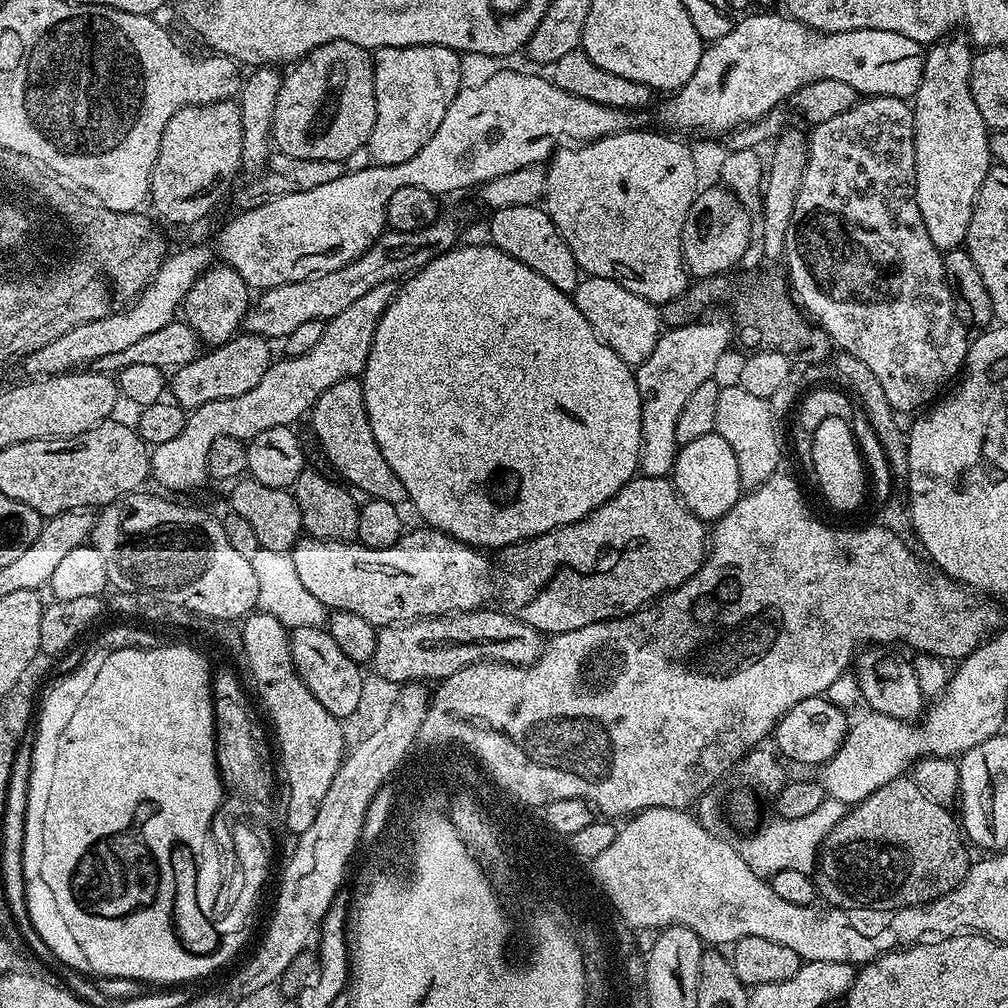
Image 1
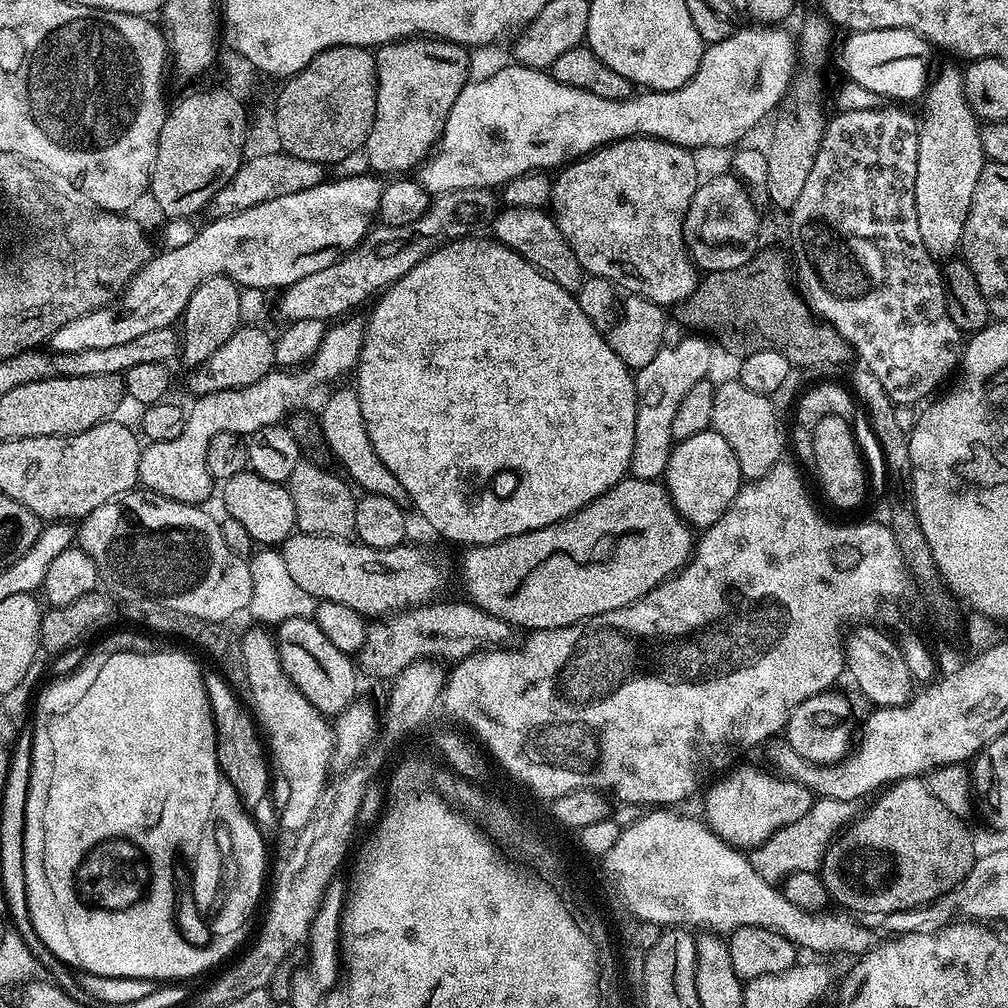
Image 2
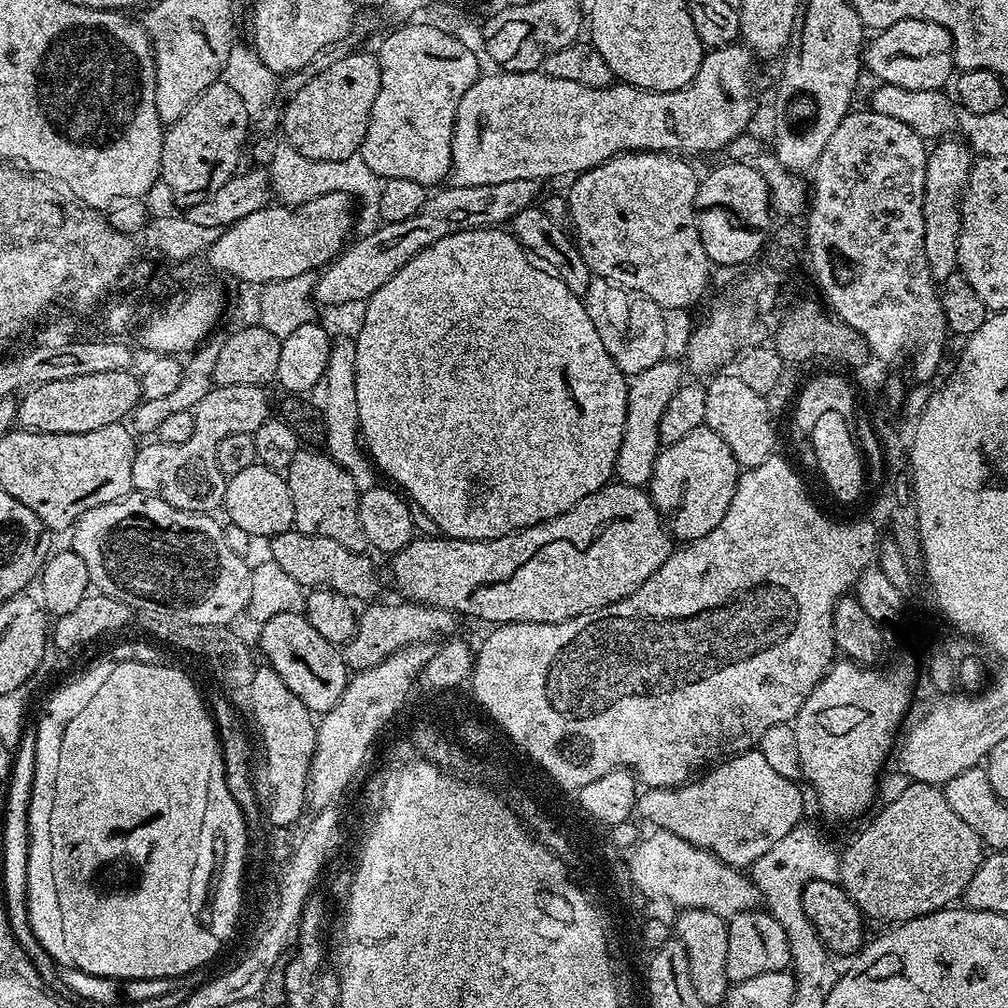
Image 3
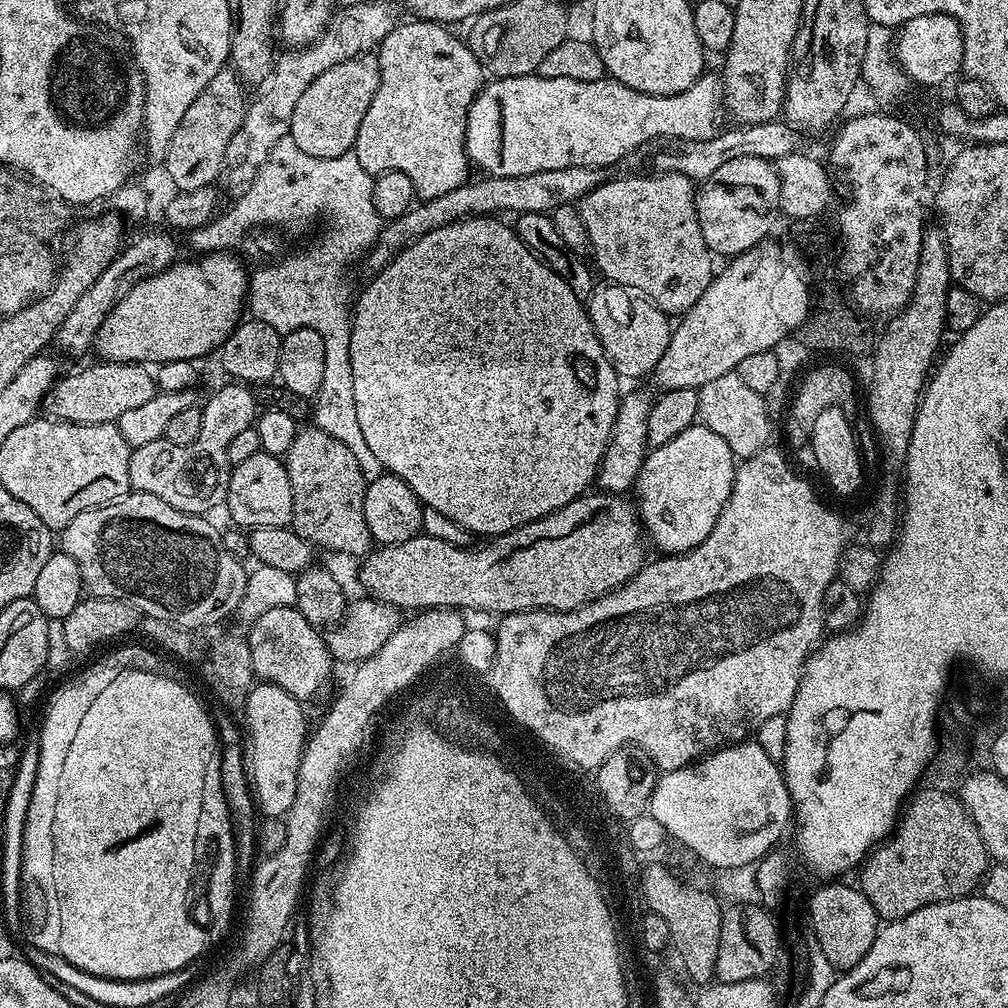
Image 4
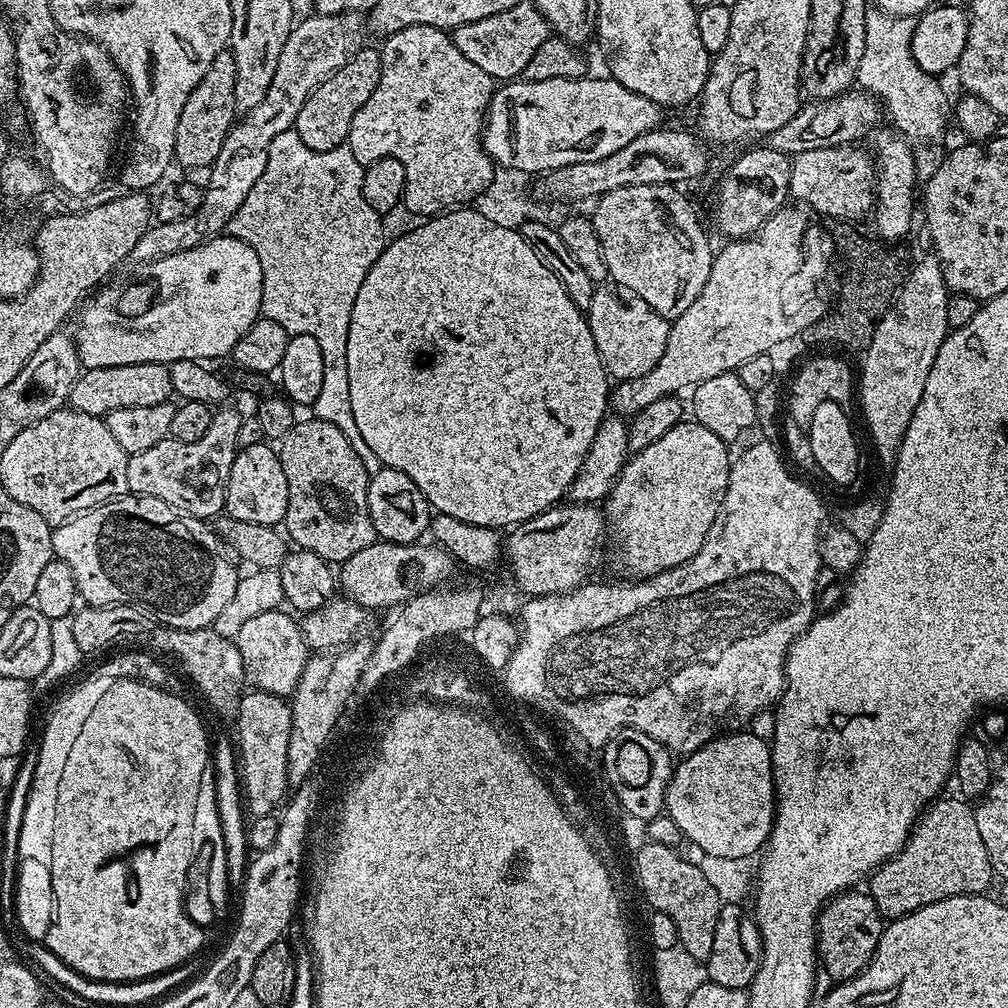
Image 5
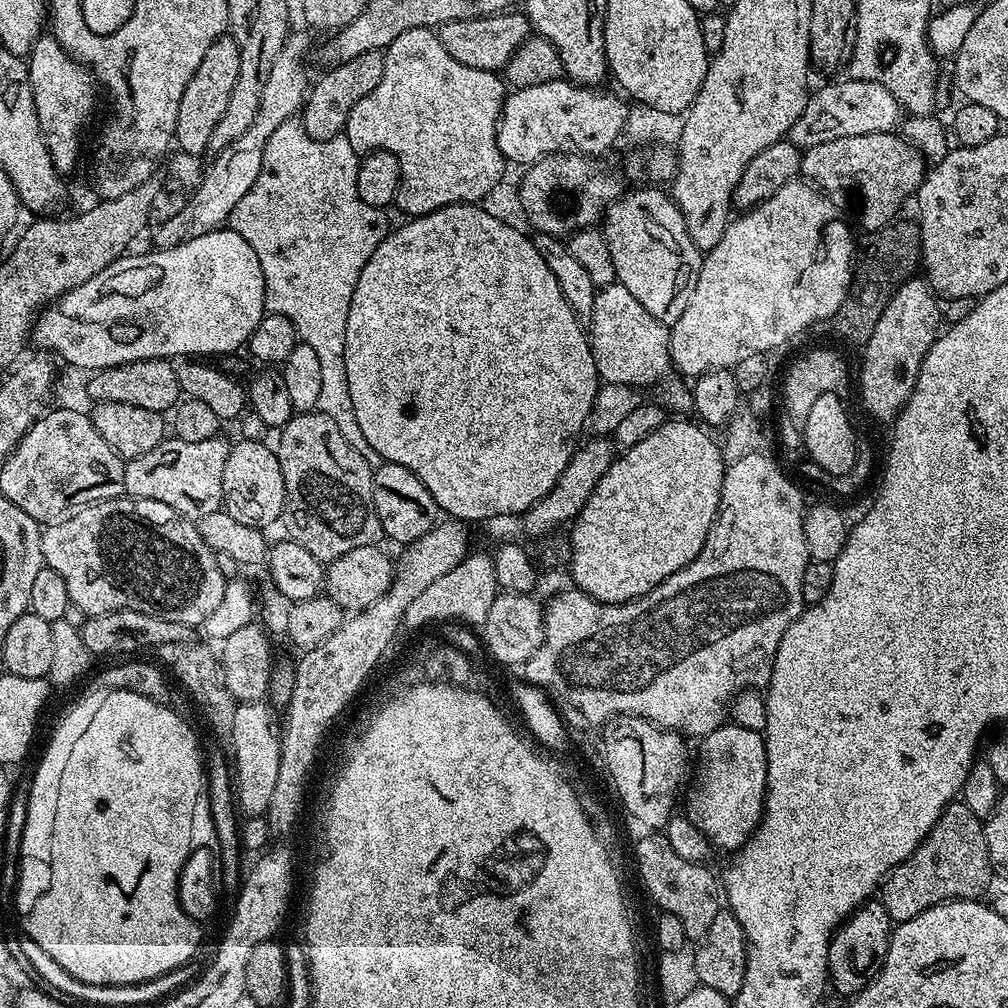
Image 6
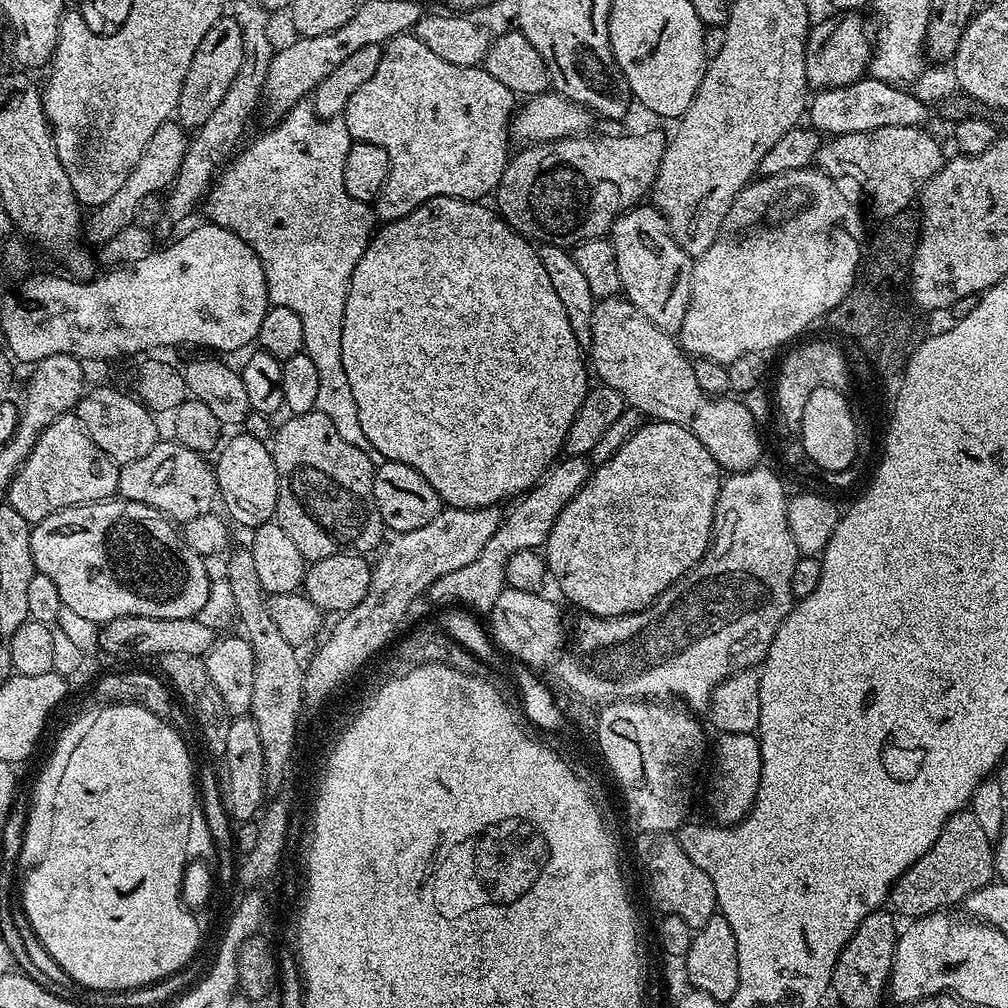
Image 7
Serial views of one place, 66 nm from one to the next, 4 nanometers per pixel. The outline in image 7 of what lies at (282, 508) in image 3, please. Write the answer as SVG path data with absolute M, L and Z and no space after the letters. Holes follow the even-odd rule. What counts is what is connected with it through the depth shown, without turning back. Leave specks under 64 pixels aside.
M239 435L229 444L227 441L215 457L216 487L219 499L222 504L224 500L224 508L229 512L227 515L233 521L236 519L238 523L245 524L248 530L255 530L275 517L280 479L274 466L271 447L253 436Z

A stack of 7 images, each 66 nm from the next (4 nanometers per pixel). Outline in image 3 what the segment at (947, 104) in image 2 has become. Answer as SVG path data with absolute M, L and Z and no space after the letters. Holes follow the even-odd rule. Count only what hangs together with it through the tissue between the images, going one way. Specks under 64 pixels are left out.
M960 138L941 139L929 151L924 187L924 245L928 269L938 282L957 271L958 234L960 233L960 198L968 185L973 153Z

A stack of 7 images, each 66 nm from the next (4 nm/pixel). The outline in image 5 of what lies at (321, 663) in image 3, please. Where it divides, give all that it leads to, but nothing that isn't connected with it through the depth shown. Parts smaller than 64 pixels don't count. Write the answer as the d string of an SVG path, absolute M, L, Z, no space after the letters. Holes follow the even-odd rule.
M284 610L257 614L255 618L249 618L242 626L242 630L238 630L238 634L234 637L238 646L238 654L242 658L245 681L255 691L269 692L275 696L283 696L285 698L291 697L292 693L296 691L298 682L302 678L302 670L310 659L310 649L304 640L299 623L295 619L292 621L287 614L289 615Z

